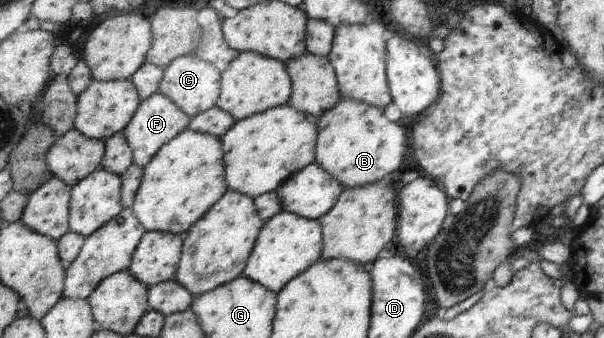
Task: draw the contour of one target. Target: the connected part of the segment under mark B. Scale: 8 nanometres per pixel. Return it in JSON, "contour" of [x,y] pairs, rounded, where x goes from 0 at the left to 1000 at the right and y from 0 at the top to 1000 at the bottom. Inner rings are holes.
{"contour":[[[568,287],[553,325],[543,328],[528,355],[523,479],[543,506],[570,559],[626,544],[629,530],[636,530],[639,518],[649,521],[649,512],[656,512],[666,494],[669,464],[672,464],[672,388],[659,364],[649,364],[636,340],[636,328],[626,317]]]}

